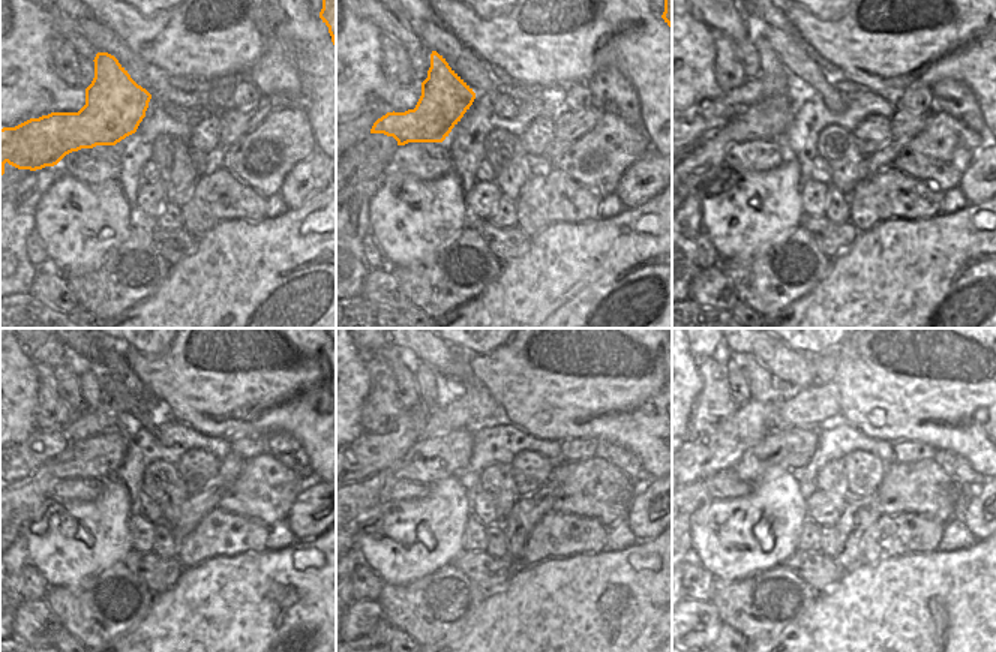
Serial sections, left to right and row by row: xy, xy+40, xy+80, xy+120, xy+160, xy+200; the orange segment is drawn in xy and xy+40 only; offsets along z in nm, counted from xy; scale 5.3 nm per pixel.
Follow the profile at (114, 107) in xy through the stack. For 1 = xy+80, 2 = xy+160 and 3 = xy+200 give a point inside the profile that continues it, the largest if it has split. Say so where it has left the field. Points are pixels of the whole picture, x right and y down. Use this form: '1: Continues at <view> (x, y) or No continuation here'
1: Continues at xy+80 (777, 83)
2: Continues at xy+160 (447, 387)
3: Continues at xy+200 (779, 391)

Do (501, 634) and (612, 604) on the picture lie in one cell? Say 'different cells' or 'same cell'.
same cell

